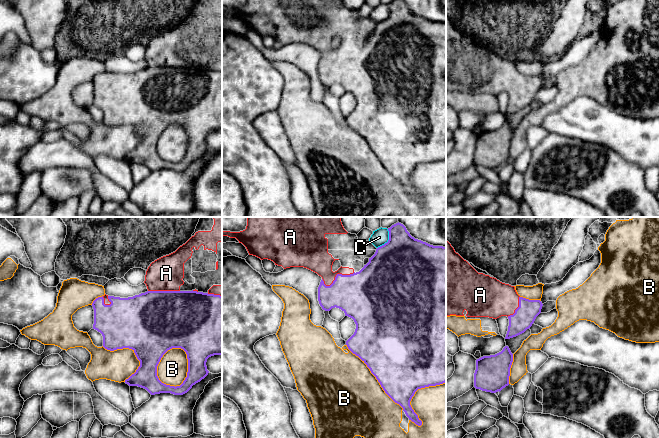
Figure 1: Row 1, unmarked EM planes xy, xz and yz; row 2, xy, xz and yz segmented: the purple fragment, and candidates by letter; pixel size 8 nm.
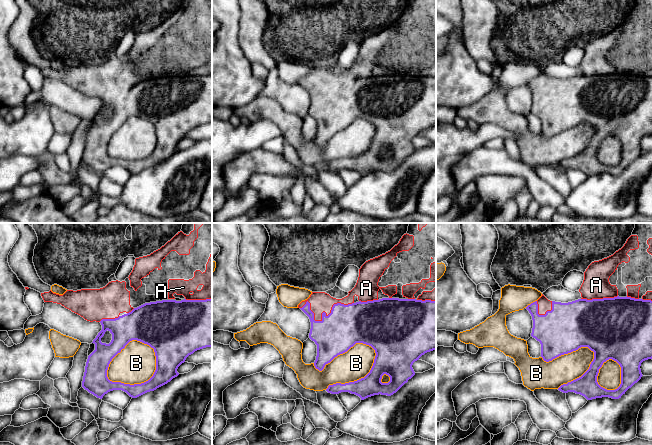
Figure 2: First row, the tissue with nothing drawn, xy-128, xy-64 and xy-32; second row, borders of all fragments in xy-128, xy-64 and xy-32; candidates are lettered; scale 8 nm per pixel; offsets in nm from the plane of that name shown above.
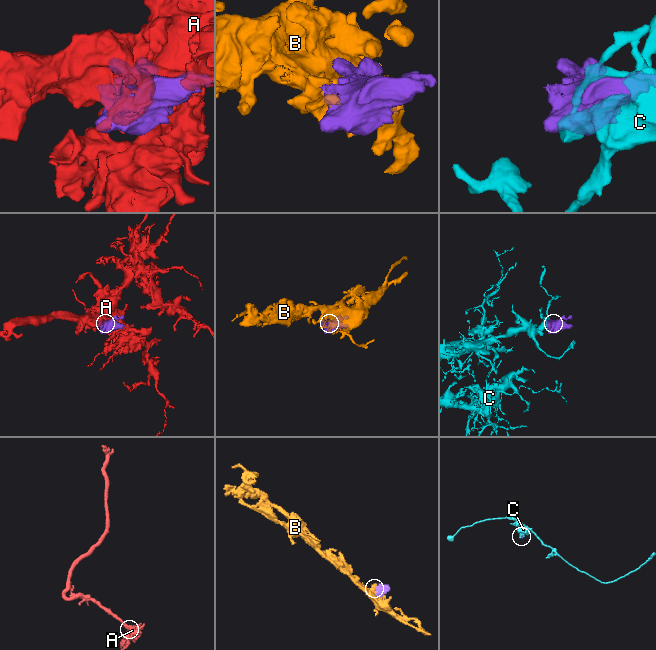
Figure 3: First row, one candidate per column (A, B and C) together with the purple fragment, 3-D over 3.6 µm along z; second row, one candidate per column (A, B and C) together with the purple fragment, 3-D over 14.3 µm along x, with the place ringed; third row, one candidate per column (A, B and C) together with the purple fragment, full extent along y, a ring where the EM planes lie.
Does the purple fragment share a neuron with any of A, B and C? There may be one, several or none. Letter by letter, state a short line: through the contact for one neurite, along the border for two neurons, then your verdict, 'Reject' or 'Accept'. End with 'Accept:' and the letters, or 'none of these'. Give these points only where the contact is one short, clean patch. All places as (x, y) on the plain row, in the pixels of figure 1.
A: Accept
B: Reject
C: Reject
Accept: A

